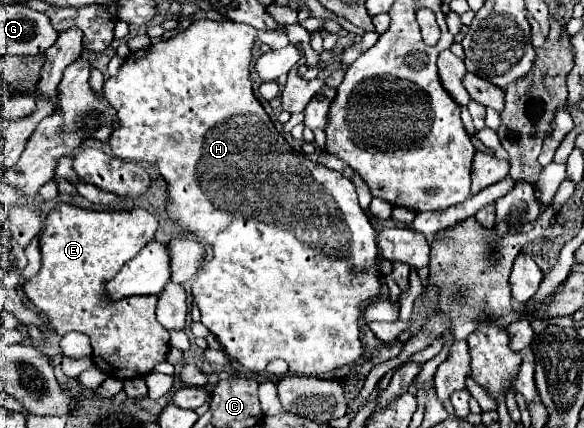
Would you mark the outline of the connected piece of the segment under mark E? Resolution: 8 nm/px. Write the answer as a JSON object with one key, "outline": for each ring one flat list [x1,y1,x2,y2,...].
{"outline":[[60,202,44,220,40,240,40,254,42,254,42,268,36,276,32,276,24,284,26,296,32,300,32,304,48,316,48,322,52,328,64,336,70,330,80,330,90,336,92,342,92,358,94,364,108,376,114,378,136,378,146,376,152,372,152,368,166,360,168,354,168,330,156,322,156,296,134,296,124,298,120,302,104,302,104,286,106,282,116,276,116,272,132,260,152,238,158,228,158,220,146,212,144,208,134,210,86,210,86,208,74,208,72,204]]}

